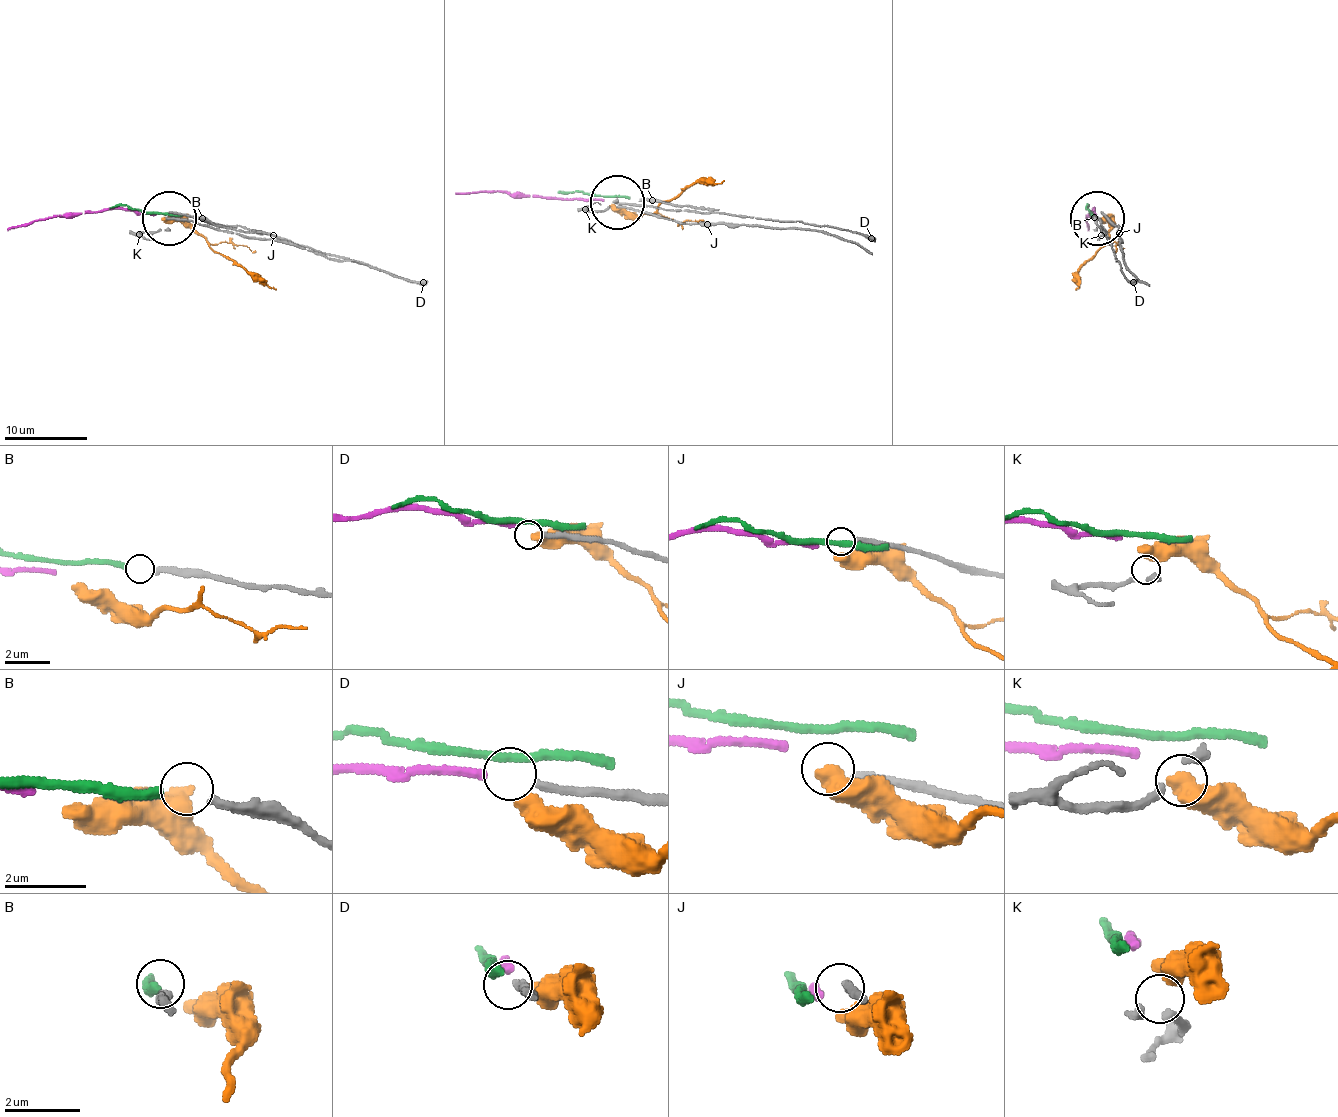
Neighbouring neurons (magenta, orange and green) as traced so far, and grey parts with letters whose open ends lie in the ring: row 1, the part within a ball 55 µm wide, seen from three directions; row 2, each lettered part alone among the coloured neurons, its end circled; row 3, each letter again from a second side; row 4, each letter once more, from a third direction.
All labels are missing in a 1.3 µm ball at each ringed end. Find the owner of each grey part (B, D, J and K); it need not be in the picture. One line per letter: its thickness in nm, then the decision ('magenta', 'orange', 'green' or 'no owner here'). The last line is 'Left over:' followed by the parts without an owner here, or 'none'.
B: calibre 240 nm; green
D: calibre 200 nm; magenta
J: calibre 240 nm; no owner here
K: calibre 220 nm; orange
Left over: J

